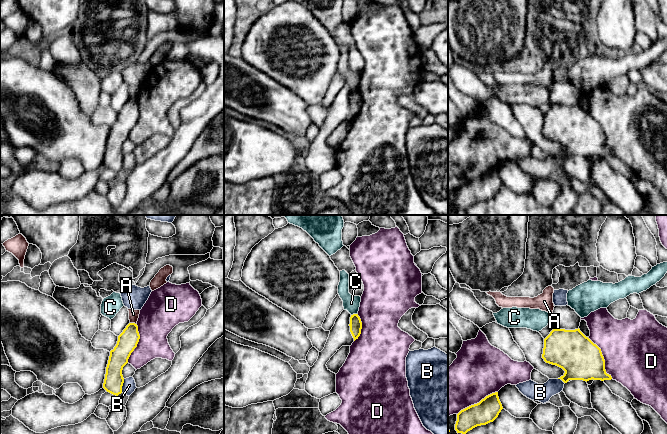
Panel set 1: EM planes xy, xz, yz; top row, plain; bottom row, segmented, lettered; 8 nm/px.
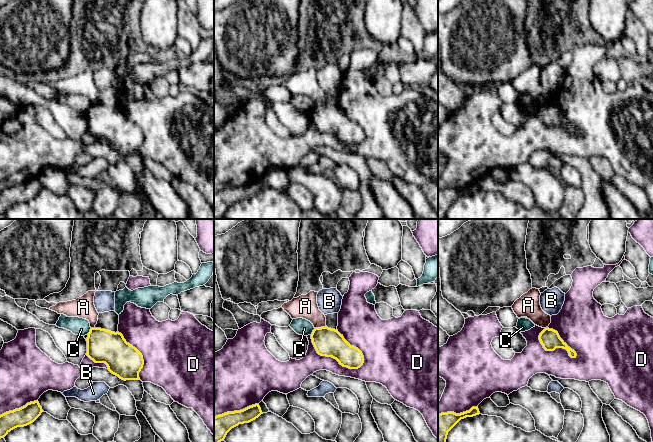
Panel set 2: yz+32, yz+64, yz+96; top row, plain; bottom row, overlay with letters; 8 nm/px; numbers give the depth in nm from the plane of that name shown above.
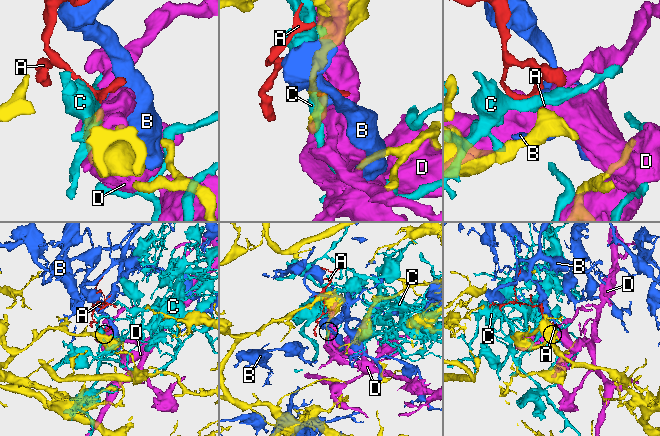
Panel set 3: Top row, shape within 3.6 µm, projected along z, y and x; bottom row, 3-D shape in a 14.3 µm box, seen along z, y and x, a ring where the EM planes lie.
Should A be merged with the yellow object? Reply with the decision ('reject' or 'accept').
reject

